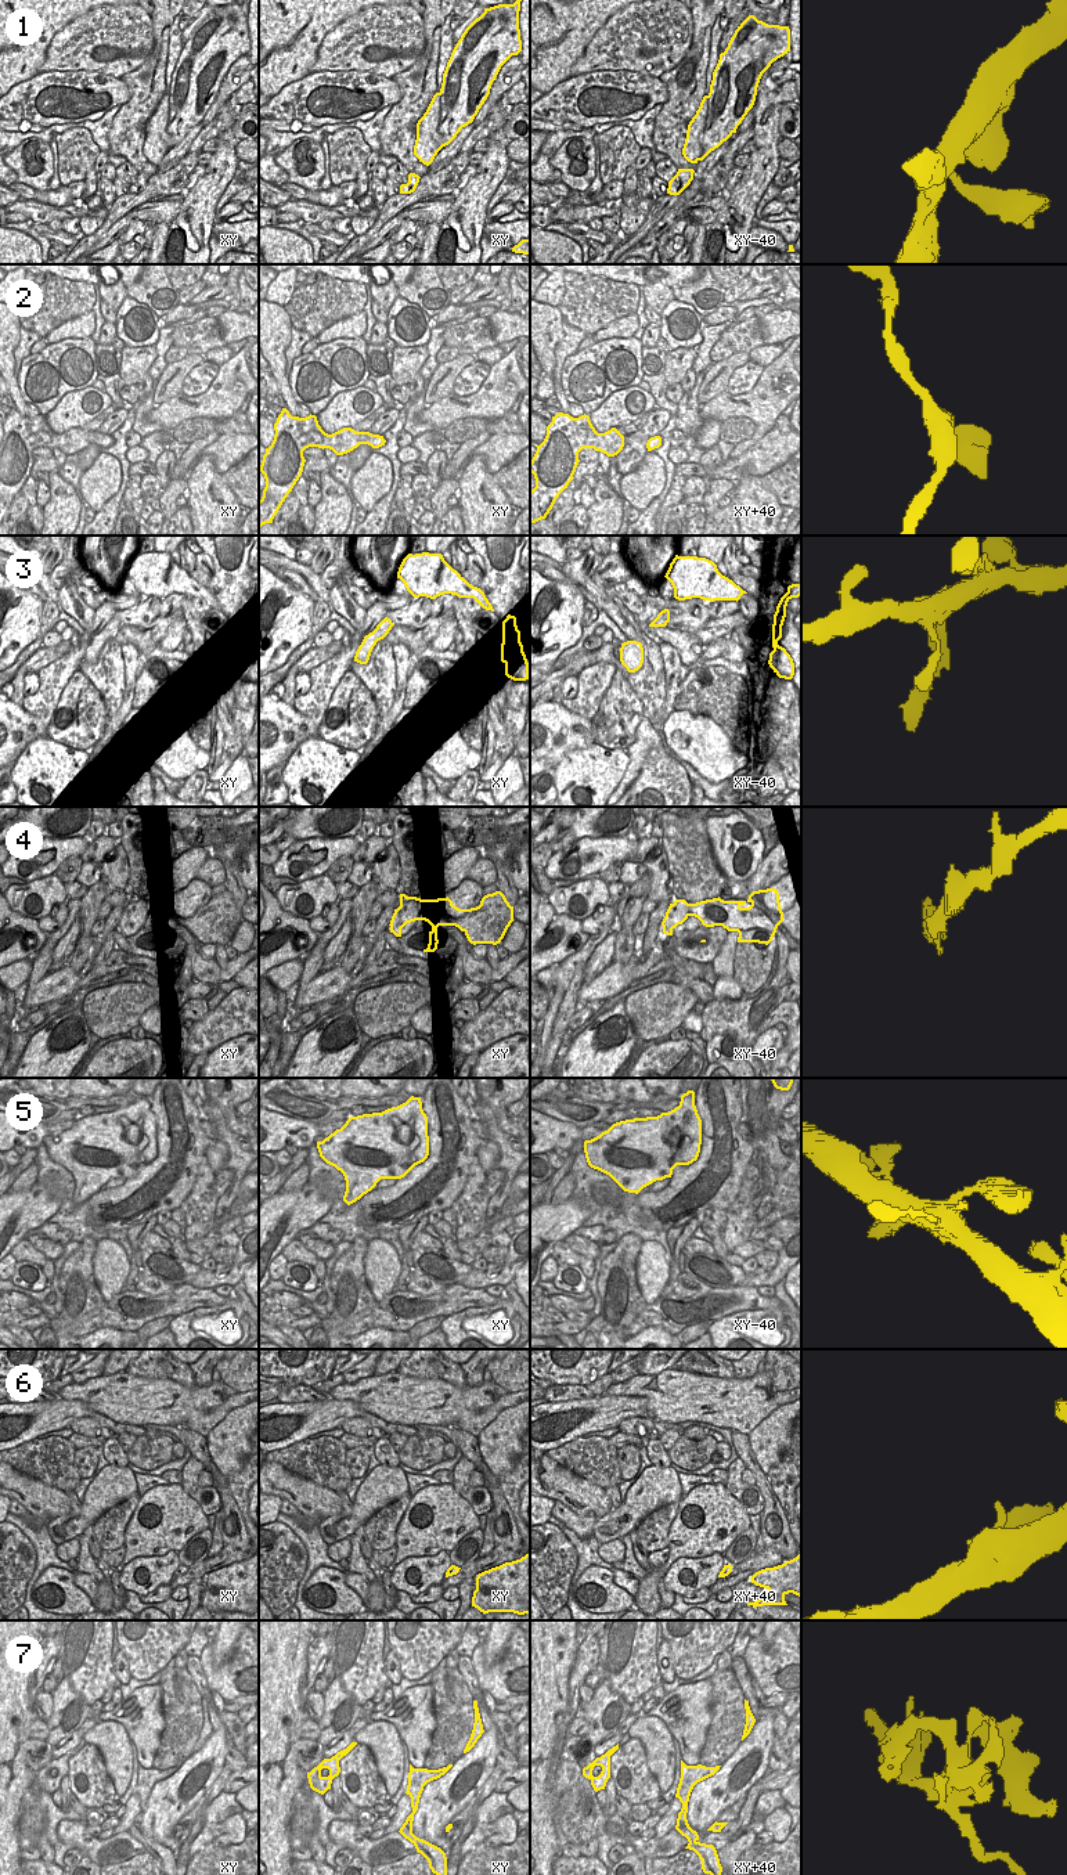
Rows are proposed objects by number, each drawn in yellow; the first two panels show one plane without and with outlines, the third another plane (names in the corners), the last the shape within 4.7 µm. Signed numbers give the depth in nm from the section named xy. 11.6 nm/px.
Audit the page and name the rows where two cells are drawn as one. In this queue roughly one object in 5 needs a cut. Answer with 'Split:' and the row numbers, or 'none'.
Split: 3, 7.

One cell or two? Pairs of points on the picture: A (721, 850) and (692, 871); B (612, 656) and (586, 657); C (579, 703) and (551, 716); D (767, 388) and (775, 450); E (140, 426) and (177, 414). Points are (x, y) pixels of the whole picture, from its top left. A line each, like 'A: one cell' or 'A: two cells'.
A: two cells
B: one cell
C: two cells
D: two cells
E: two cells

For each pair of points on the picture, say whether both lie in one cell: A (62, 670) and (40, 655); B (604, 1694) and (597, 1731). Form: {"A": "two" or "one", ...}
{"A": "two", "B": "one"}

